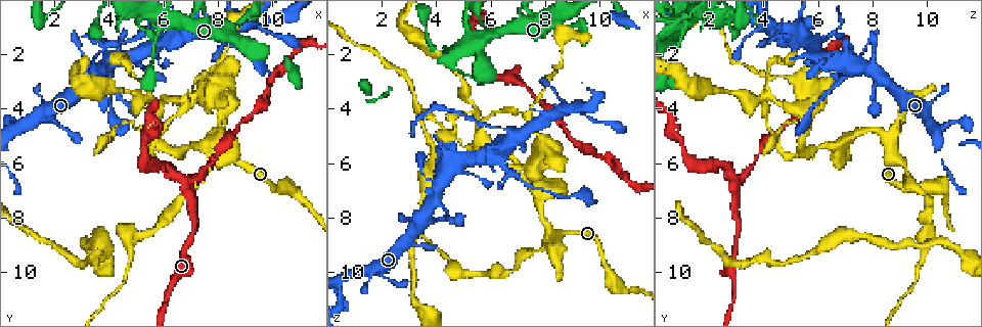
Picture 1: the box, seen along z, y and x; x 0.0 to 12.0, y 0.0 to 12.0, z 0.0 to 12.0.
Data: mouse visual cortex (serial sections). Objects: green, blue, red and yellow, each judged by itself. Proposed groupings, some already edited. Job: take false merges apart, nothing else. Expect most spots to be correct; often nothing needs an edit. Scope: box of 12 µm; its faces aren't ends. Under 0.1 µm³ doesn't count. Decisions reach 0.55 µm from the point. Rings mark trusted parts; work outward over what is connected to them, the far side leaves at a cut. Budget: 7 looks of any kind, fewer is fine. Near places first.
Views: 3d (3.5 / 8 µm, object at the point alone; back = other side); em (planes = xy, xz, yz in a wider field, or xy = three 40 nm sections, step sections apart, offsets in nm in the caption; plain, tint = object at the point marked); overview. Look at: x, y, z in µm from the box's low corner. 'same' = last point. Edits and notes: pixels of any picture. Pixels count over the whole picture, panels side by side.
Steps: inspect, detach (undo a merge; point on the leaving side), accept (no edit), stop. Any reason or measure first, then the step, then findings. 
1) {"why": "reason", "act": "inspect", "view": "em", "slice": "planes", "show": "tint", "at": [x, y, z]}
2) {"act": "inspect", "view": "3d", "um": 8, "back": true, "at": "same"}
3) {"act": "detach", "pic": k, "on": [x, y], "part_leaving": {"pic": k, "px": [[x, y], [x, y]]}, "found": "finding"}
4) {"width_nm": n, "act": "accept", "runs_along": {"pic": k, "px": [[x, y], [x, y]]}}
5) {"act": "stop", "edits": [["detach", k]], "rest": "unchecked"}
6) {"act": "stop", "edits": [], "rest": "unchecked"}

{"why": "small branch off a trunk", "act": "inspect", "view": "3d", "um": 3.5, "at": [6.6, 0.9, 4.8]}

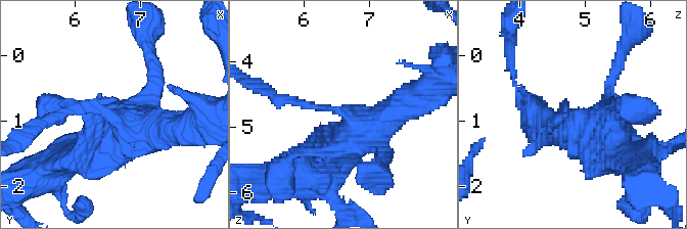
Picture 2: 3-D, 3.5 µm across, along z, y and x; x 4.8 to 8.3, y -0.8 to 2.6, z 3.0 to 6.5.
{"act": "inspect", "view": "em", "slice": "planes", "show": "tint", "at": [6.65, 0.95, 4.80]}

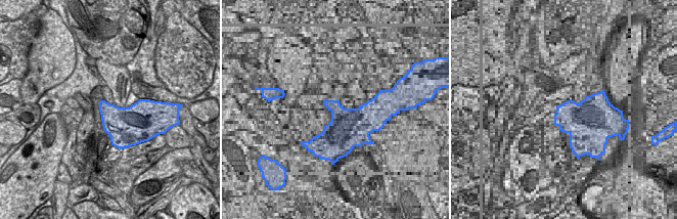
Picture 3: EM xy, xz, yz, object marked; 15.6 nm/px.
{"act": "detach", "pic": 2, "on": [299, 102], "part_leaving": {"pic": 2, "px": [[330, 107], [299, 105], [259, 87]]}, "found": "a second cell is stuck on"}

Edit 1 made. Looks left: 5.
{"act": "inspect", "view": "overview"}

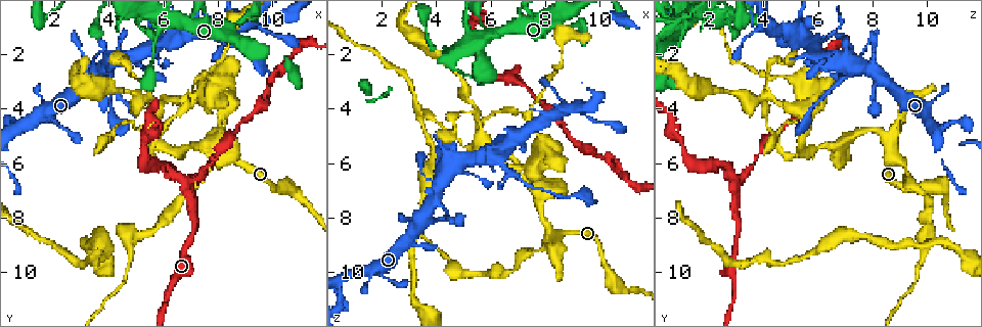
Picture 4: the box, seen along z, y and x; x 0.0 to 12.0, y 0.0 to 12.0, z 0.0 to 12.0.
{"why": "small branch off a trunk", "act": "inspect", "view": "3d", "um": 3.5, "back": true, "at": [5.5, 3.6, 4.3]}

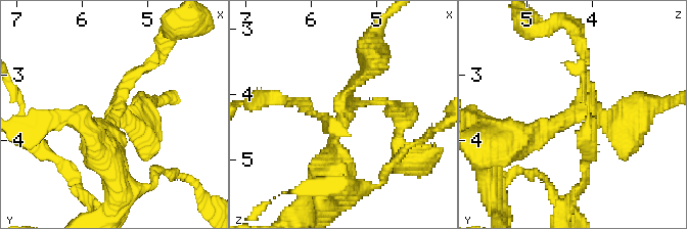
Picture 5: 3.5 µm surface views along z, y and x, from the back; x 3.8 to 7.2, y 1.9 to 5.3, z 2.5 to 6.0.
{"arms": 3, "arm_widths_nm": [100, 200, 300], "act": "inspect", "view": "em", "slice": "xy", "step": 3, "show": "tint", "at": [5.55, 3.60, 4.25]}

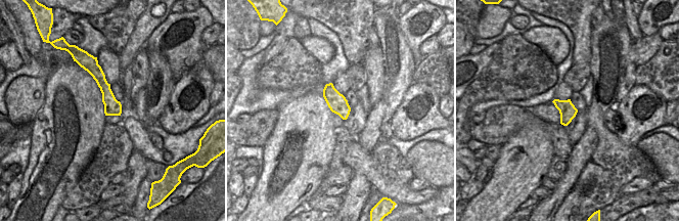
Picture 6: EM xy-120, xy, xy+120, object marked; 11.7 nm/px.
{"why": "cut it another way", "act": "inspect", "view": "em", "slice": "xy", "step": 2, "show": "tint", "at": "same"}

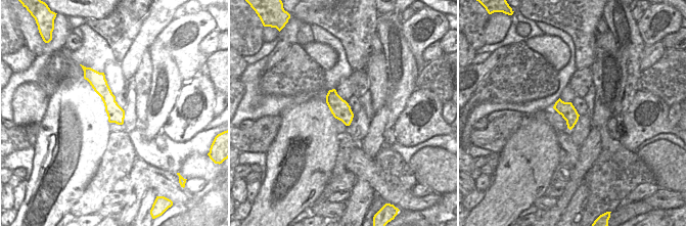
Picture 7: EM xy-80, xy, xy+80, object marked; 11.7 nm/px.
{"act": "accept", "runs_along": {"pic": 7, "px": [[93, 76], [108, 98], [120, 122]]}, "found": "continuous, no second cell"}

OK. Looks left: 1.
{"act": "stop", "edits": [["detach", 2]], "rest": "unchecked"}

